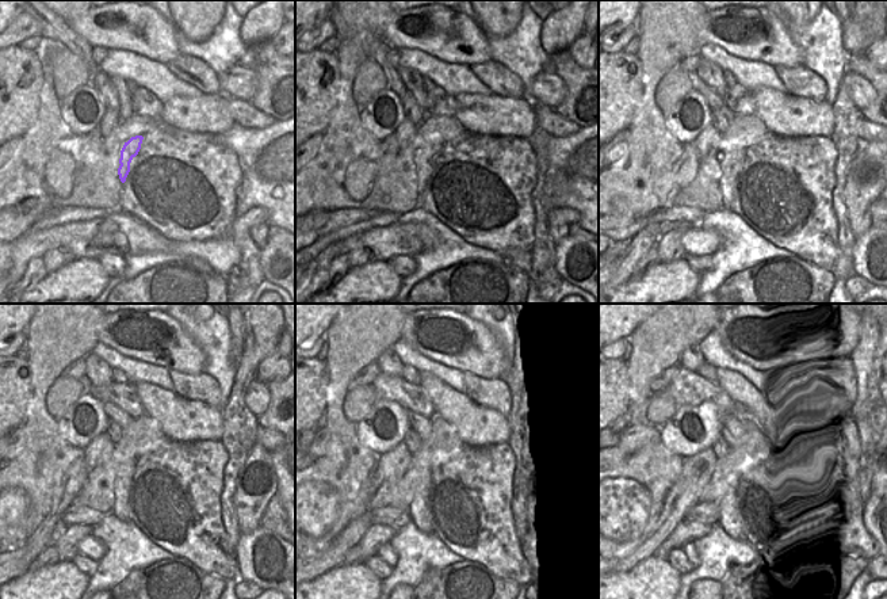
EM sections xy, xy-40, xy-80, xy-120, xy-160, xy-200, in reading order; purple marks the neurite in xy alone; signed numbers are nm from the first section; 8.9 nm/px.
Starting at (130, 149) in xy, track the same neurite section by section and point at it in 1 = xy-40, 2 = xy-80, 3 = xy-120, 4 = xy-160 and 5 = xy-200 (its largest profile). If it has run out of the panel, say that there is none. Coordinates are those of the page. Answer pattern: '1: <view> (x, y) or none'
1: xy-40 (428, 167)
2: xy-80 (729, 182)
3: xy-120 (123, 483)
4: xy-160 (421, 514)
5: xy-200 (730, 519)

